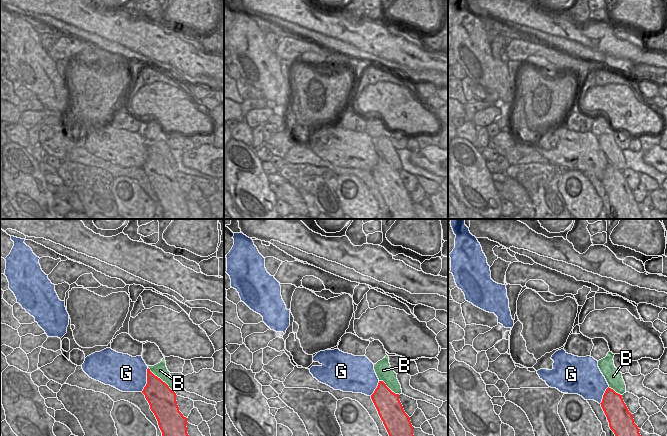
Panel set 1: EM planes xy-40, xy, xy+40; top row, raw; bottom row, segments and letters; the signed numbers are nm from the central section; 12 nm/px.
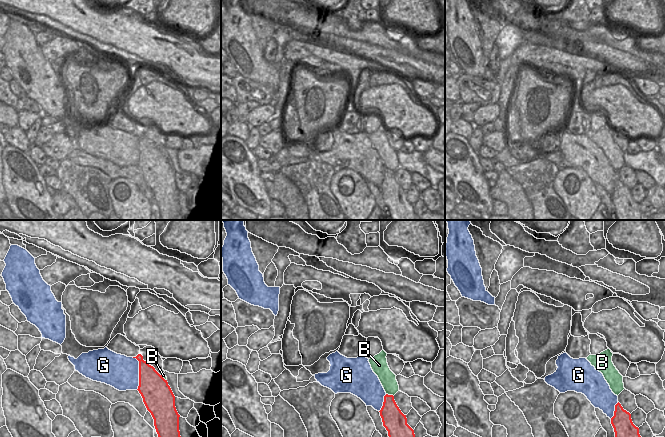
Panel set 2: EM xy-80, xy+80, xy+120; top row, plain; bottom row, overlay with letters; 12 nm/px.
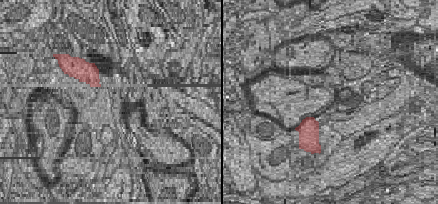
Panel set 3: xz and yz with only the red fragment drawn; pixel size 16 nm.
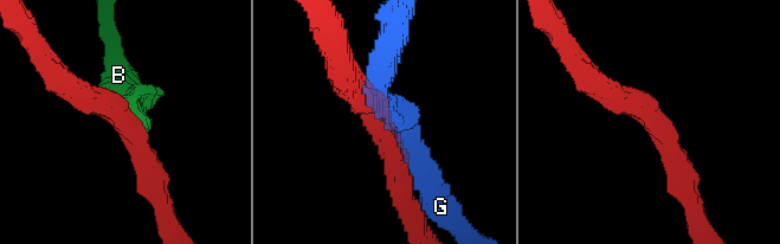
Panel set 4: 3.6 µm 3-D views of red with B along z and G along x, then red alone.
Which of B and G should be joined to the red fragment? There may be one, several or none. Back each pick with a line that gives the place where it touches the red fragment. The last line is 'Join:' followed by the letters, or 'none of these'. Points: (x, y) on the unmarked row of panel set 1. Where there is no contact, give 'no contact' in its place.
Join: none of these

